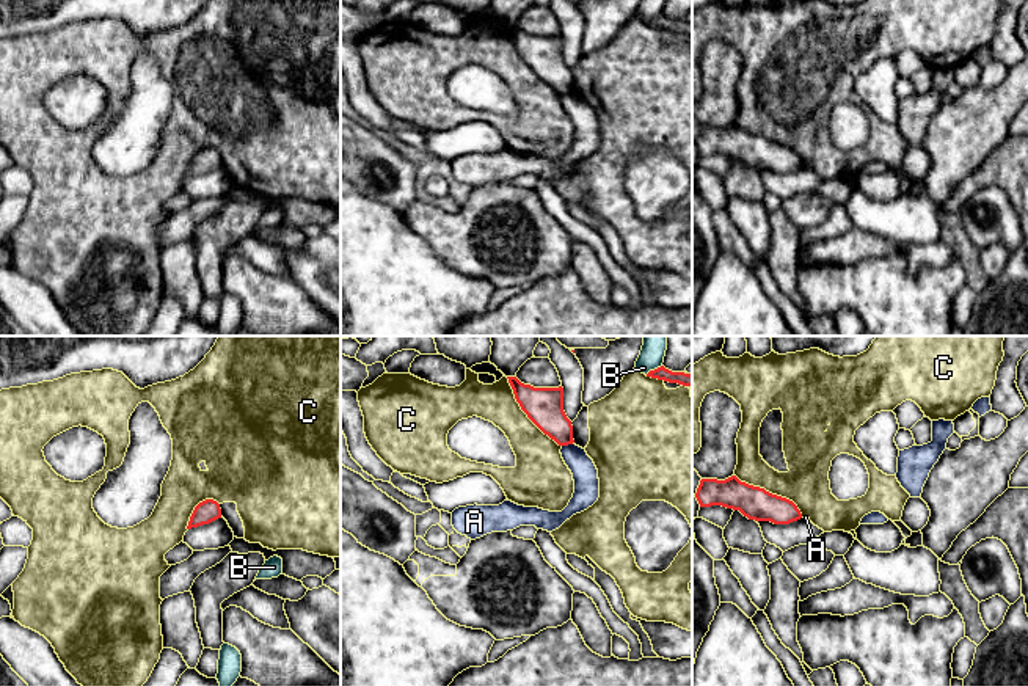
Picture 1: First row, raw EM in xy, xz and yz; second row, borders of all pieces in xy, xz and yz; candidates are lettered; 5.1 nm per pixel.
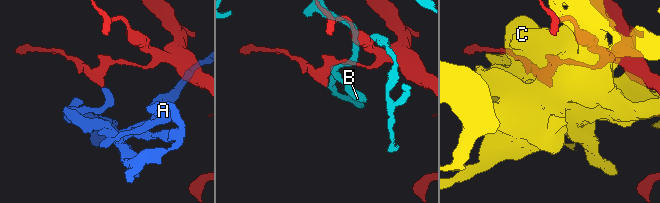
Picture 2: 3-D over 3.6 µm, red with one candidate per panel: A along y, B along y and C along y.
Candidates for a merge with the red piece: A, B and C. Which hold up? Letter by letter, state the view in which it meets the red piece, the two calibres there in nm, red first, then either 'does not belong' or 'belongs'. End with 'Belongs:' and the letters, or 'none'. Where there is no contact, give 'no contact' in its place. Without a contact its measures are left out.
A: contact in xz; calibres 190 and 130 nm; does not belong
B: contact in xz; calibres 70 and 130 nm; does not belong
C: contact in xz; calibres 190 and 220 nm; does not belong
Belongs: none

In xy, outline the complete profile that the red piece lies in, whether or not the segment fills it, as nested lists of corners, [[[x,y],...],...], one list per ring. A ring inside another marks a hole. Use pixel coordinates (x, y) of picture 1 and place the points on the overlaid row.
[[[206,499],[195,507],[187,529],[209,524],[218,518],[221,518],[220,504],[213,499]]]

